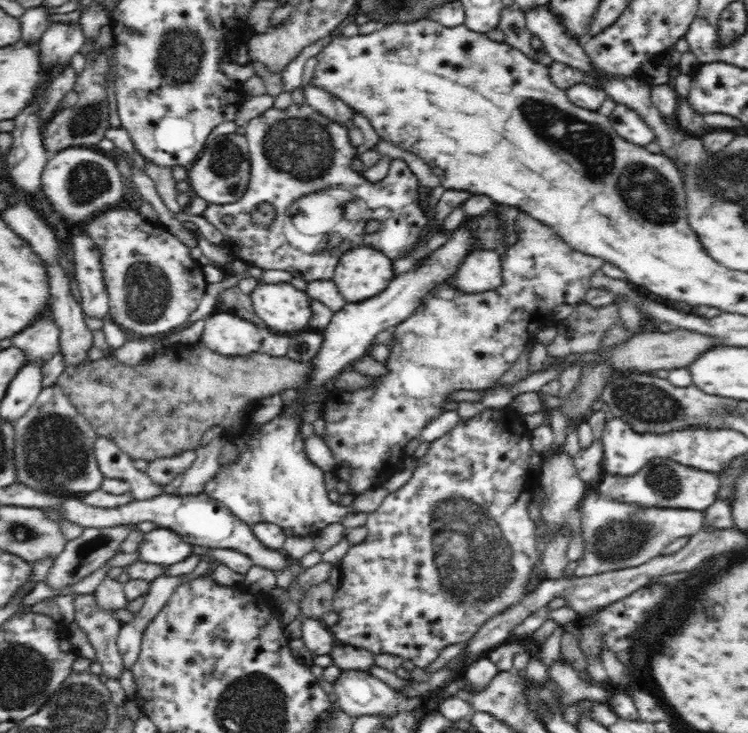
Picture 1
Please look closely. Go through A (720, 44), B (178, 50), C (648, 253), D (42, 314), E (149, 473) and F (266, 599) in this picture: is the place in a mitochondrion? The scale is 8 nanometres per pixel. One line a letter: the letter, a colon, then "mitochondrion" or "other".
A: other
B: mitochondrion
C: other
D: other
E: other
F: other

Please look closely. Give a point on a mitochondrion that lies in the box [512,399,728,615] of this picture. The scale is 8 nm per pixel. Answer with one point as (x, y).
(620, 541)

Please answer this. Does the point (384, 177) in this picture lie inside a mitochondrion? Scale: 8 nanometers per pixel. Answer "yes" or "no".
no

